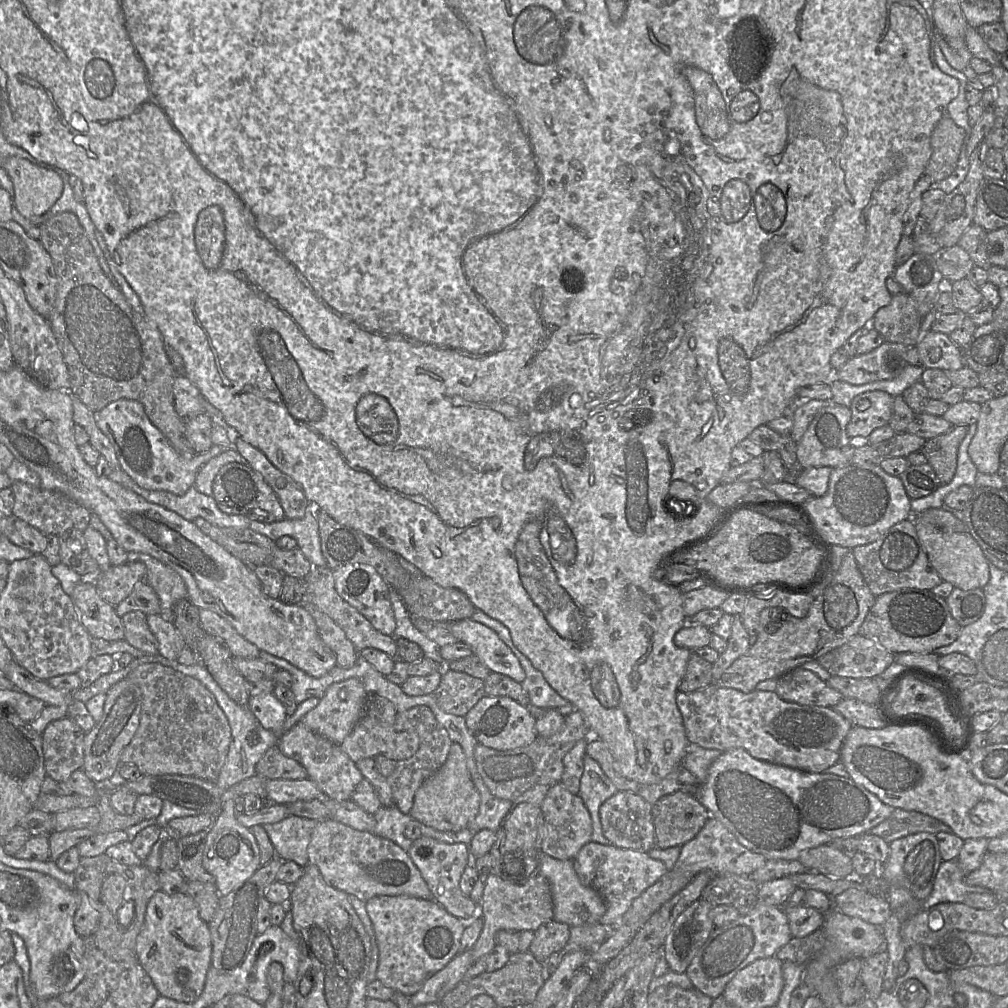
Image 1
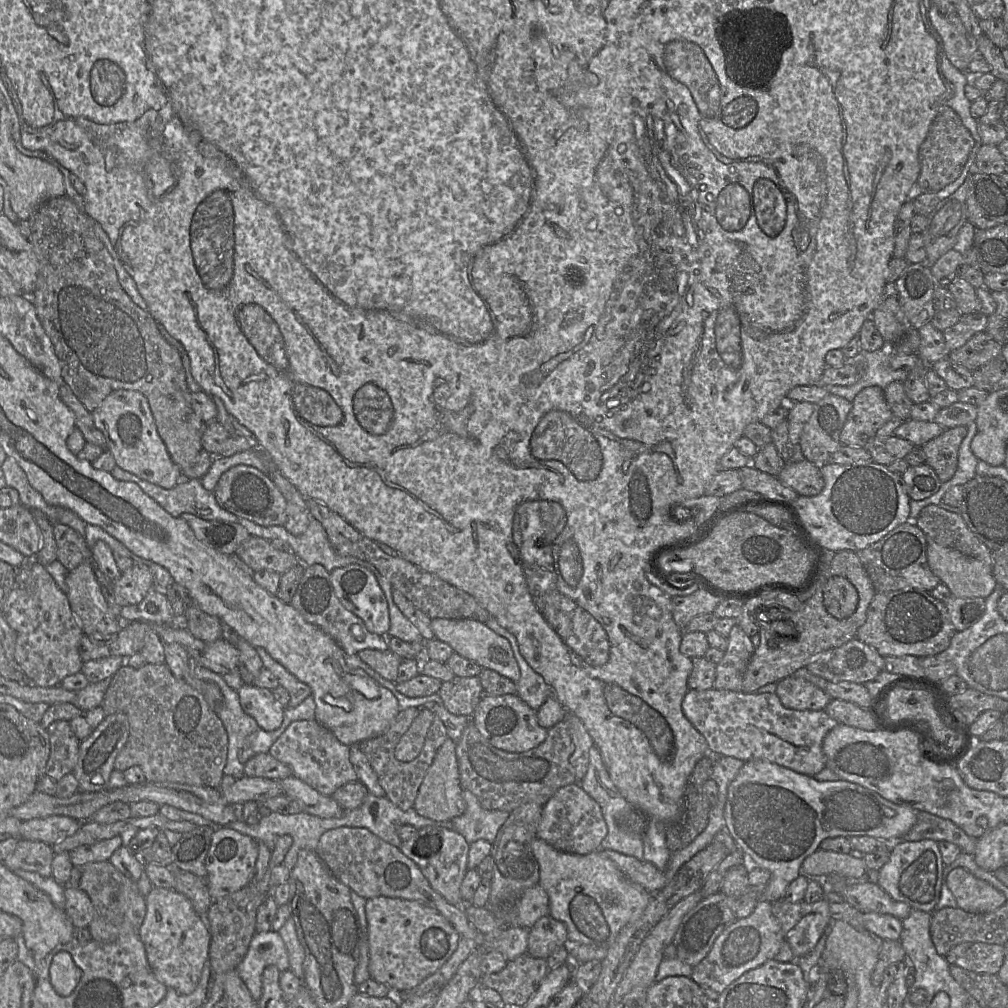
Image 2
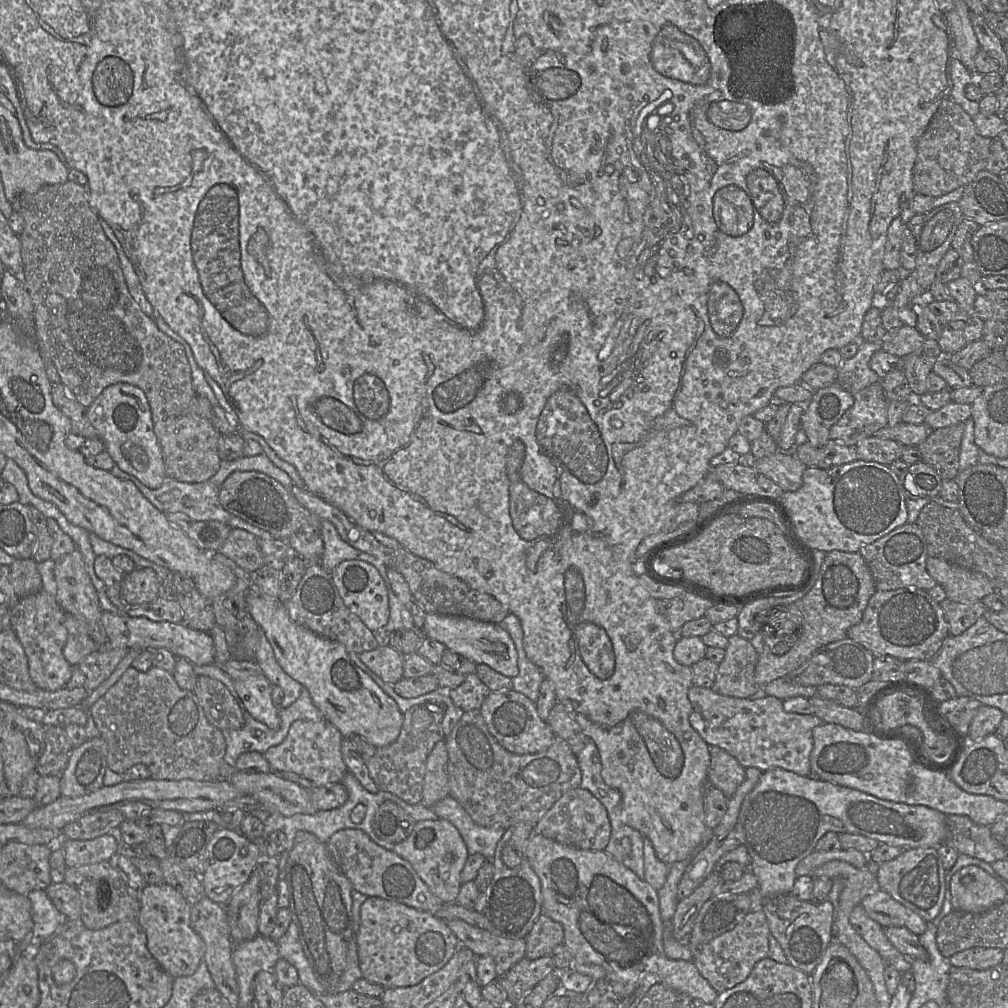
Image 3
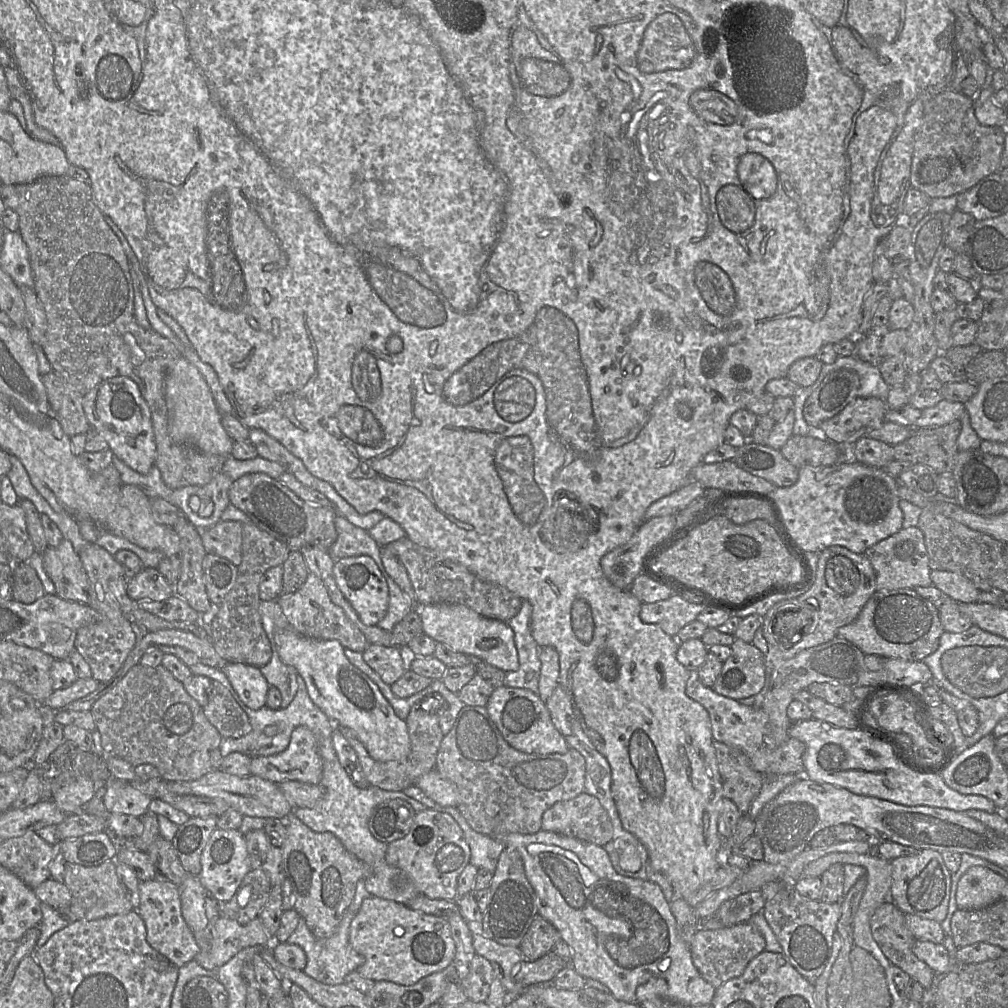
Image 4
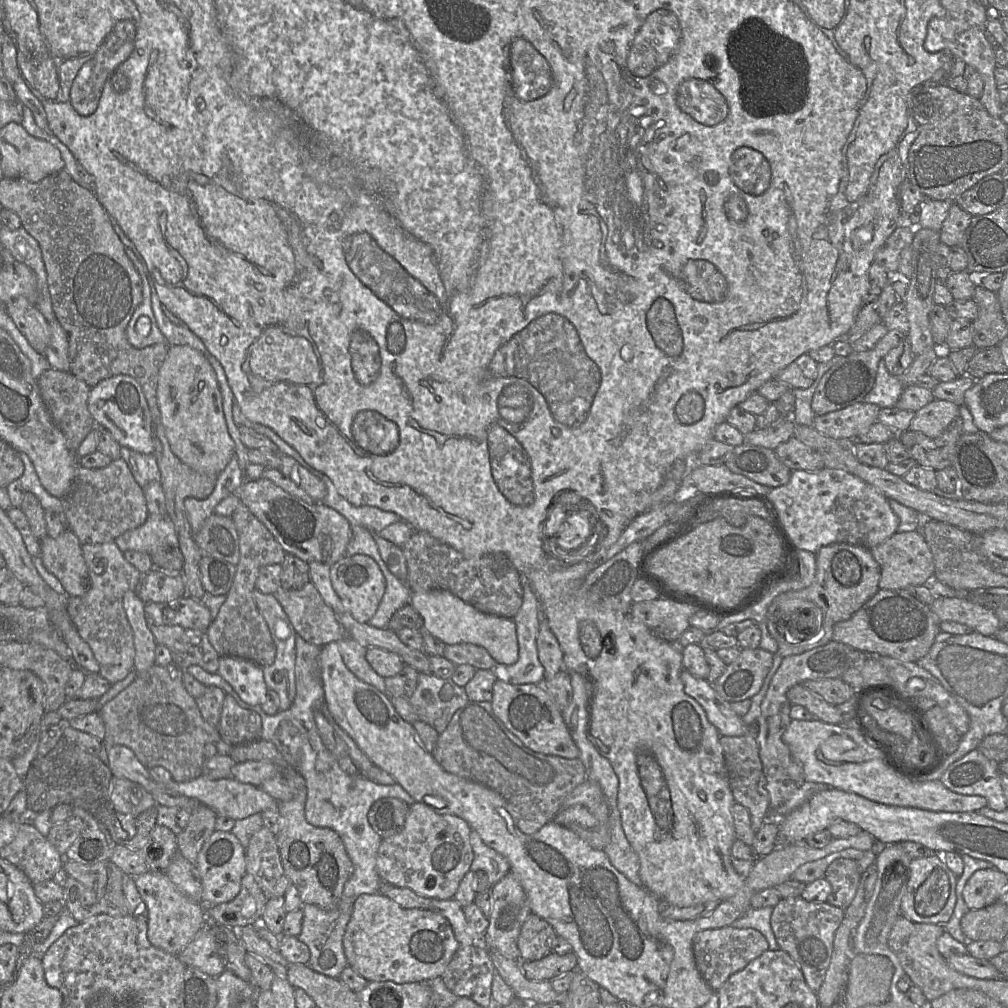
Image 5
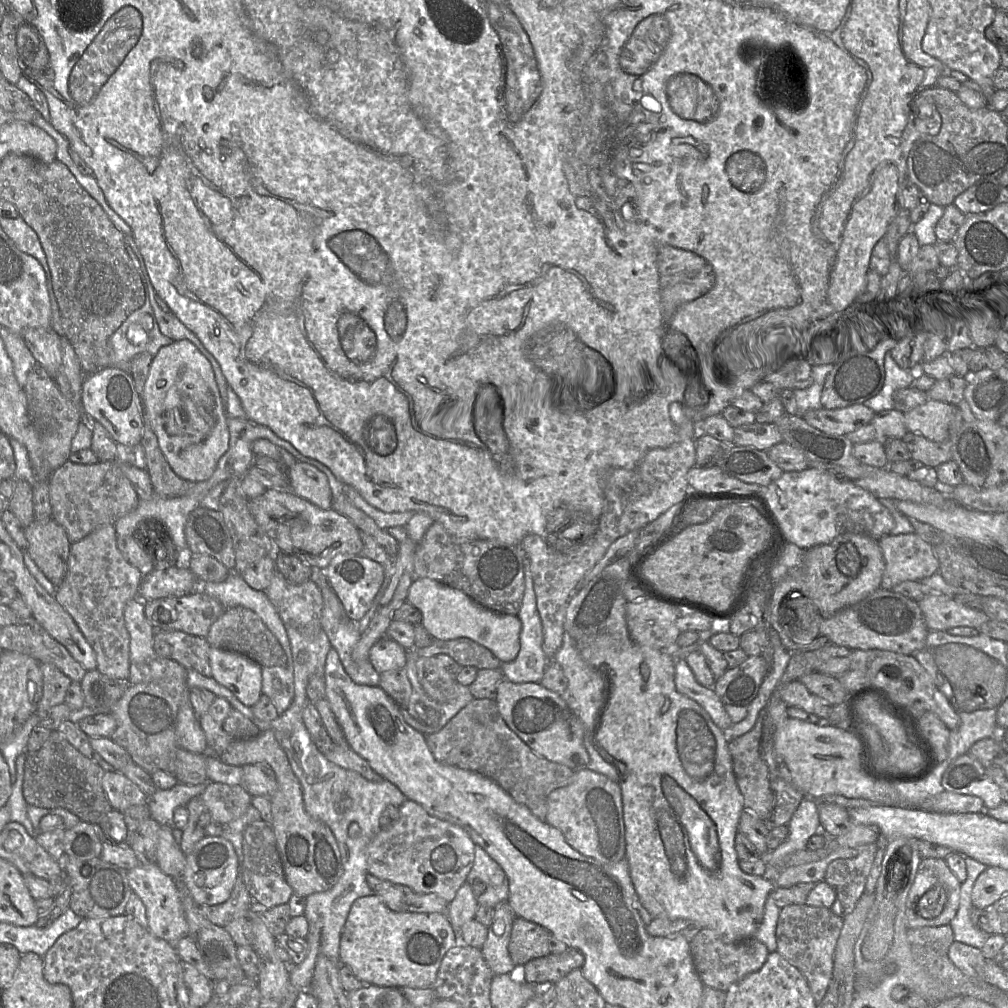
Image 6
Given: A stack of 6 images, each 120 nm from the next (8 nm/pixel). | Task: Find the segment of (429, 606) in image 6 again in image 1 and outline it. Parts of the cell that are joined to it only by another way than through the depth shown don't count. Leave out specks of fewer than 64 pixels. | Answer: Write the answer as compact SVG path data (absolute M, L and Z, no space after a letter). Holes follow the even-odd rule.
M466 618L451 622L450 630L457 641L469 645L492 672L523 683L526 674L520 661L493 629Z

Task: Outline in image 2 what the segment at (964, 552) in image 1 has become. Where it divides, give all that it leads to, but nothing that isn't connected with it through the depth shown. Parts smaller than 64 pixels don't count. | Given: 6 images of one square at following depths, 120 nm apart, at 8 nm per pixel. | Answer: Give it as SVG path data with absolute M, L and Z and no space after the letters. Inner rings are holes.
M927 541L927 561L956 597L985 599L997 585L990 565L933 541Z

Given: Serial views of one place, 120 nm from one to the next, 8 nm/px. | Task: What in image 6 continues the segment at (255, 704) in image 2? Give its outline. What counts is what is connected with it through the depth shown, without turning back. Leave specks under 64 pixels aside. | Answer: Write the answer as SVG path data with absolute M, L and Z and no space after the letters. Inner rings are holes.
M210 647L212 678L251 708L262 695L262 667L236 652Z

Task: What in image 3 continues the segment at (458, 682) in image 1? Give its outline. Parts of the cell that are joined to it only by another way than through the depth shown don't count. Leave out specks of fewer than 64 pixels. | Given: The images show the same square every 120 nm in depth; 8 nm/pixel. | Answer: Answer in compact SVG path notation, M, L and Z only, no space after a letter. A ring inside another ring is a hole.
M476 673L465 676L466 678L460 686L446 691L453 704L463 712L480 710L484 700L491 691Z

